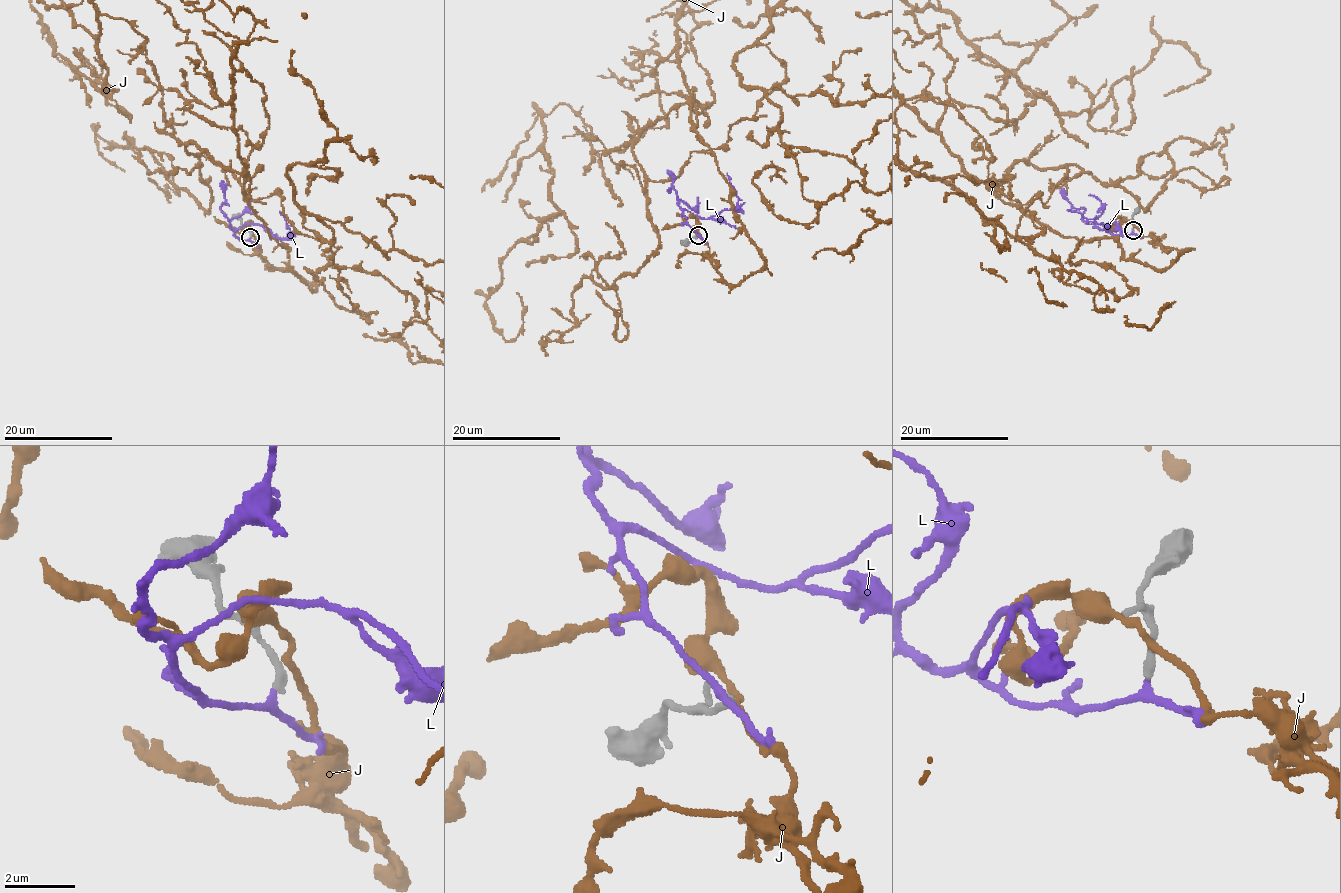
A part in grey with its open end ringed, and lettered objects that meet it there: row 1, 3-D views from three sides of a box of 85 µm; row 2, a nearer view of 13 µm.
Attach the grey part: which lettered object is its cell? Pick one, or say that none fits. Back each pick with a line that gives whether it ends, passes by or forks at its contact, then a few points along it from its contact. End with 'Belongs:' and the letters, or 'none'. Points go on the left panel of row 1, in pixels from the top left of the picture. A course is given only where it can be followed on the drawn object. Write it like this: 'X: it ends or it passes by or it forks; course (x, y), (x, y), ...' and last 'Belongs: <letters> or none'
L: it passes by; course (250, 237), (239, 239), (237, 228), (261, 224), (276, 237), (287, 236), (290, 229), (279, 211)
Belongs: L

